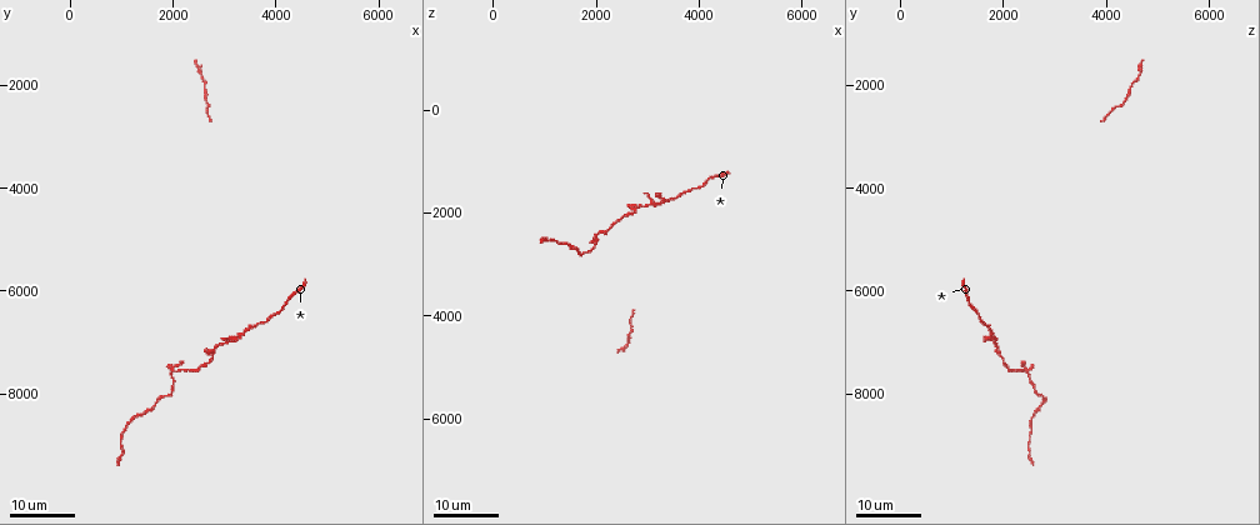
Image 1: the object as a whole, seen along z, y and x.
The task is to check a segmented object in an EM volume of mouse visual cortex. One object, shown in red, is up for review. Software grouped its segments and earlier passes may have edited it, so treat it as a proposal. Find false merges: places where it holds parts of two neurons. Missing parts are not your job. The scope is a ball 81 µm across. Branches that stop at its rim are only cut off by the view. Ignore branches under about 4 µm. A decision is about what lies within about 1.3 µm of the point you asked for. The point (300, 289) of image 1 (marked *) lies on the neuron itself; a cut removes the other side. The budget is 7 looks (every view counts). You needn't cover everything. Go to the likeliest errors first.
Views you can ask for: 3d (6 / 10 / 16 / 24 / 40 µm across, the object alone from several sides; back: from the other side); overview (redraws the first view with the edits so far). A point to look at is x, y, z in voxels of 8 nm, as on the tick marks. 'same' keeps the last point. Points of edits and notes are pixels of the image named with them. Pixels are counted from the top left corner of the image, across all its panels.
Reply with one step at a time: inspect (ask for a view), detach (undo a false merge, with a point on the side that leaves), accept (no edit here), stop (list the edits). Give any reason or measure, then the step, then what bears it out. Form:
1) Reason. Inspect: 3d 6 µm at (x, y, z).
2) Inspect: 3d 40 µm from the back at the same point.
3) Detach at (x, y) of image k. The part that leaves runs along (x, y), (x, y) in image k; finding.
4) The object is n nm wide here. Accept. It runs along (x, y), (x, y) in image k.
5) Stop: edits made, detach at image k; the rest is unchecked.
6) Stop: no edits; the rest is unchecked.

Thin neck. Inspect: 3d 16 µm at (2750, 7350, 2050).

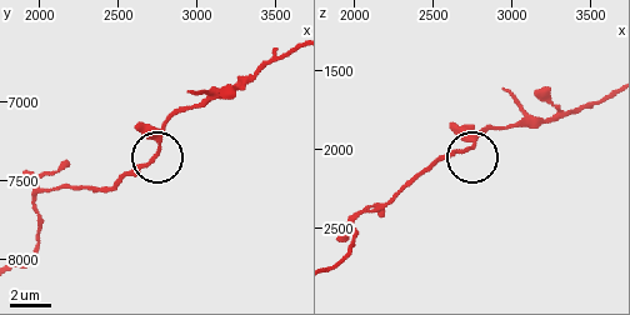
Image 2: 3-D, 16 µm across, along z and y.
Inspect: 3d 6 µm at (2720, 7340, 2020).

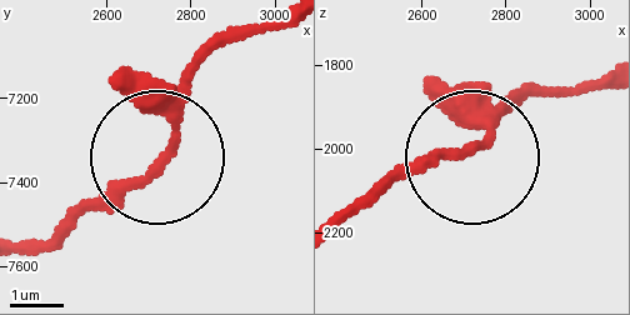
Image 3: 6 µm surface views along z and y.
Inspect: 3d 6 µm from the back at (2725, 7355, 1995).

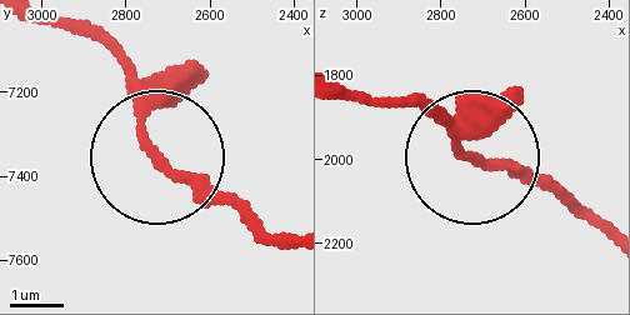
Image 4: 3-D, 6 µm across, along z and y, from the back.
Accept. It runs along (371, 105), (425, 110), (465, 155), (533, 168), (583, 209) in image 4; continuous, no second neuron.

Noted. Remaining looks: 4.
Side arm on a straight run. Inspect: 3d 16 µm at (3400, 6800, 1800).

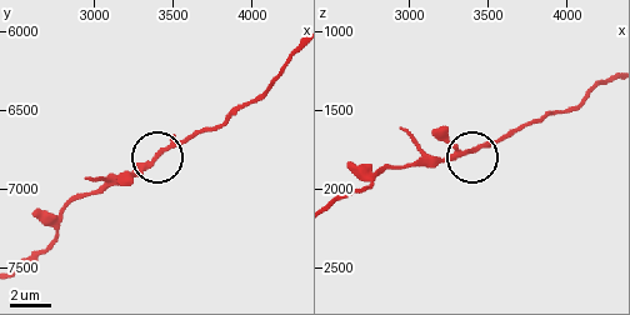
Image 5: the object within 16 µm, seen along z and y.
Closer look. Inspect: 3d 6 µm at (3340, 6840, 1780).

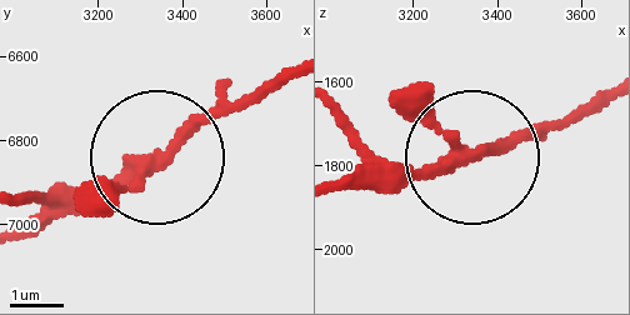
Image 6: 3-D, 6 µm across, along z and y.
3 arms meet here. Accept. It runs along (596, 93), (556, 124), (421, 169), (359, 169) in image 6; continuous, no second neuron.

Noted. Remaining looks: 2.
Thick turns thin. Inspect: 3d 24 µm at (2650, 2350, 4300).

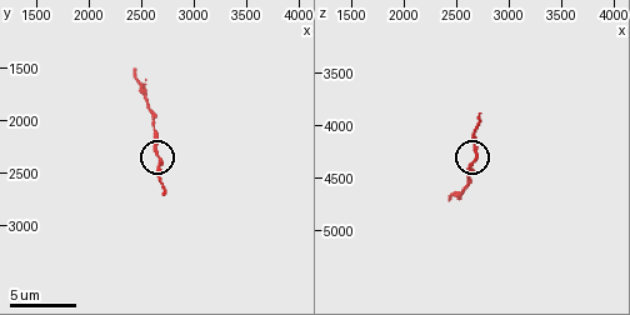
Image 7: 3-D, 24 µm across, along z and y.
Inspect: 3d 10 µm at (2660, 2340, 4340).

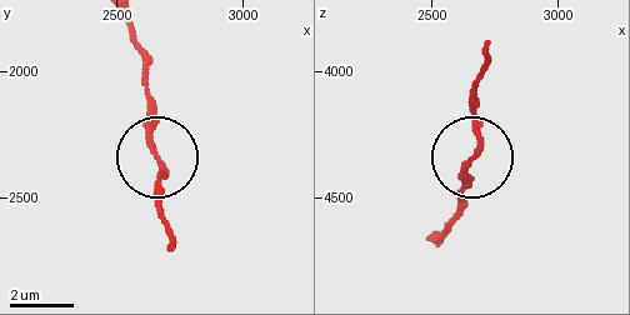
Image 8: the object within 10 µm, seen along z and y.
The object is 160 nm wide here. Accept. One neuron here.

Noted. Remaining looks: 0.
Stop: no edits; the rest is unchecked.

